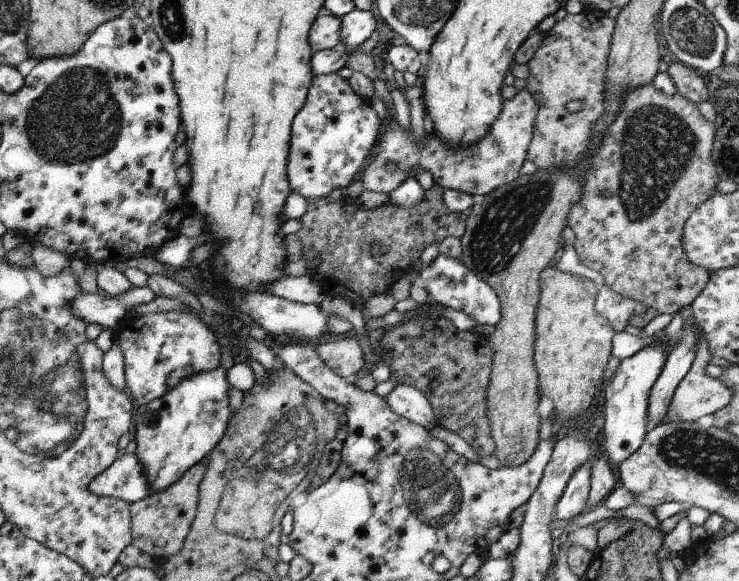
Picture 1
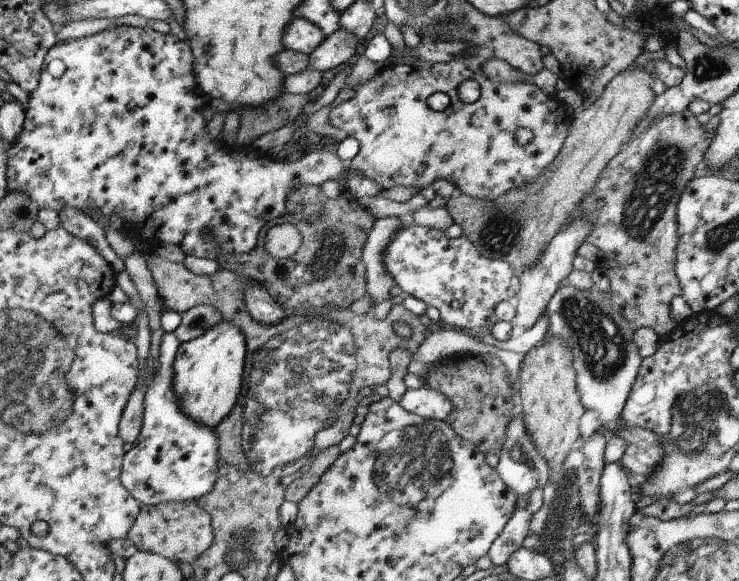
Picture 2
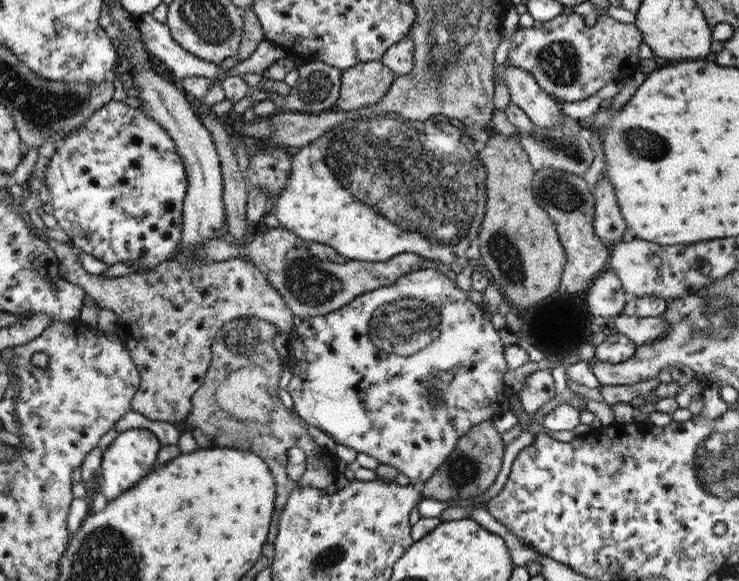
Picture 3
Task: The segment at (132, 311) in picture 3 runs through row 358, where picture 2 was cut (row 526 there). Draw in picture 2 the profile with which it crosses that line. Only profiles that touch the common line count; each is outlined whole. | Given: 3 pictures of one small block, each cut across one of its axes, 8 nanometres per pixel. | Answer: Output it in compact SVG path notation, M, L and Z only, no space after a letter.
M195 500L141 505L141 512L128 538L135 541L138 551L151 550L177 564L192 564L212 544L211 516Z

